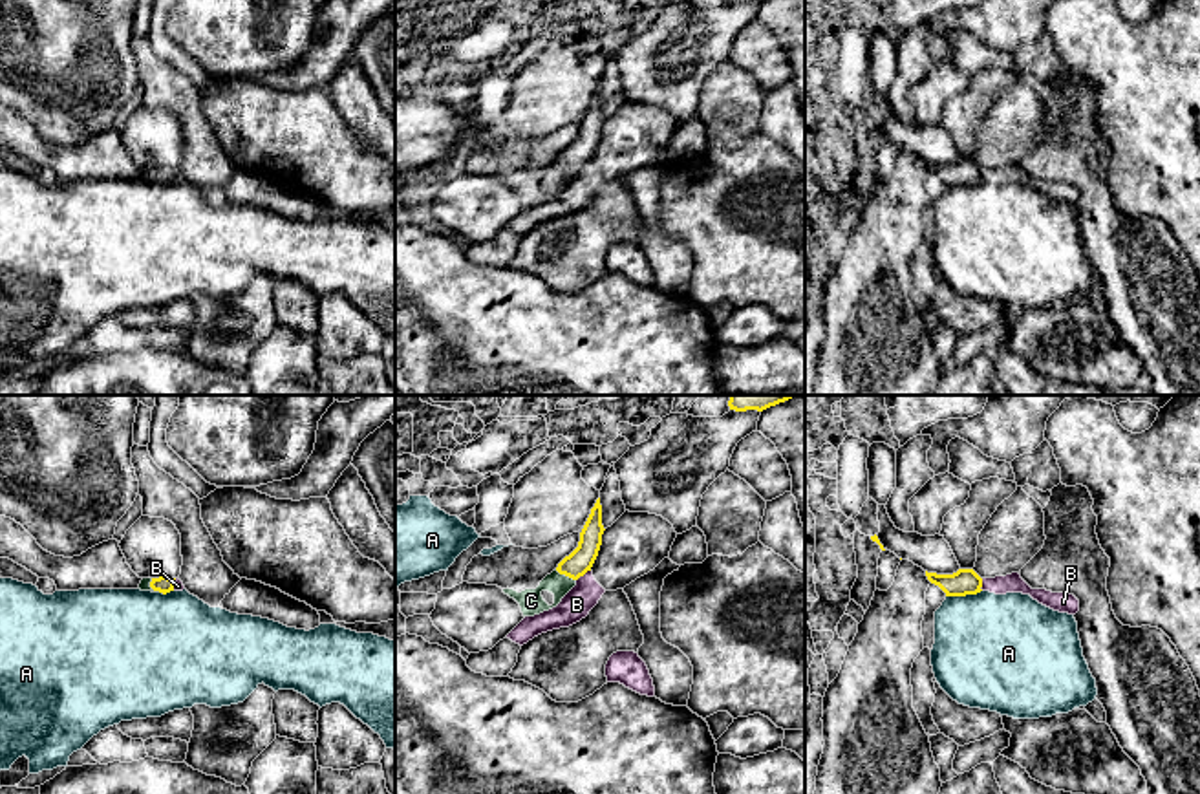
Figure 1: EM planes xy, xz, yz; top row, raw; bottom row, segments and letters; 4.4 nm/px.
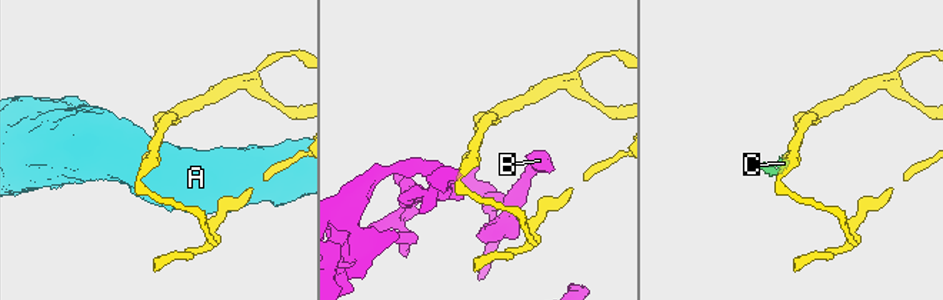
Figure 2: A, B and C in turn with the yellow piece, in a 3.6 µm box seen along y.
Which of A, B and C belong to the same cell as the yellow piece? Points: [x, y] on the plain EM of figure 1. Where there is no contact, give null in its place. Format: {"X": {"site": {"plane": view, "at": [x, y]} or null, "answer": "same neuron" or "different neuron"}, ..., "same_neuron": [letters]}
{"A": {"site": {"plane": "yz", "at": [963, 185]}, "answer": "different neuron"}, "B": {"site": {"plane": "xz", "at": [582, 165]}, "answer": "different neuron"}, "C": {"site": {"plane": "xz", "at": [566, 165]}, "answer": "same neuron"}, "same_neuron": ["C"]}

